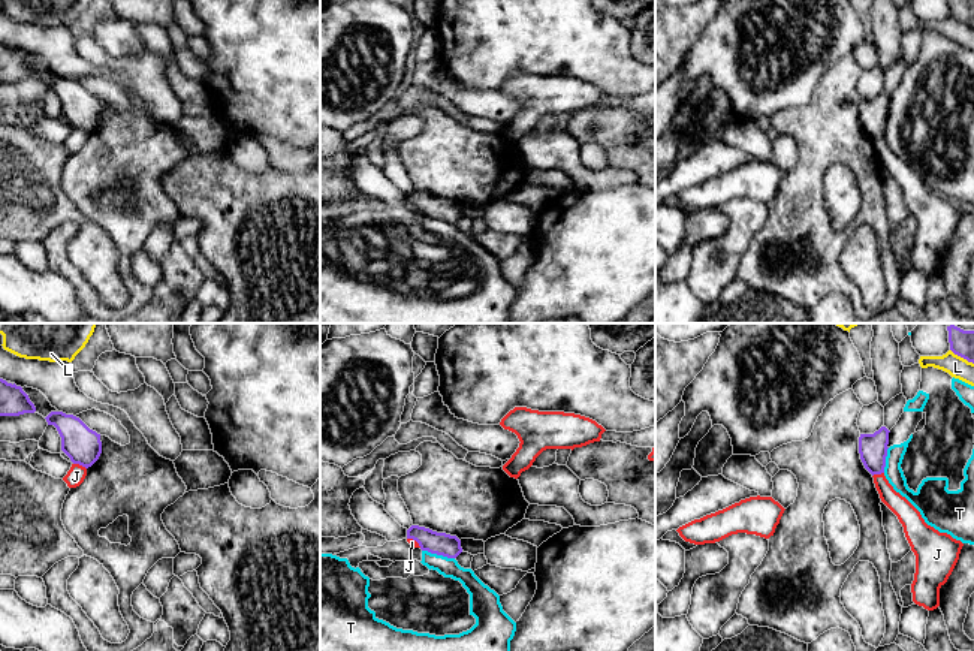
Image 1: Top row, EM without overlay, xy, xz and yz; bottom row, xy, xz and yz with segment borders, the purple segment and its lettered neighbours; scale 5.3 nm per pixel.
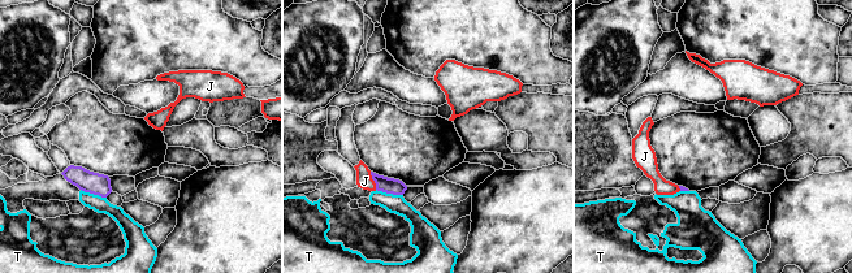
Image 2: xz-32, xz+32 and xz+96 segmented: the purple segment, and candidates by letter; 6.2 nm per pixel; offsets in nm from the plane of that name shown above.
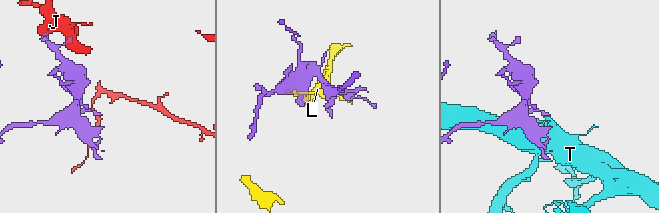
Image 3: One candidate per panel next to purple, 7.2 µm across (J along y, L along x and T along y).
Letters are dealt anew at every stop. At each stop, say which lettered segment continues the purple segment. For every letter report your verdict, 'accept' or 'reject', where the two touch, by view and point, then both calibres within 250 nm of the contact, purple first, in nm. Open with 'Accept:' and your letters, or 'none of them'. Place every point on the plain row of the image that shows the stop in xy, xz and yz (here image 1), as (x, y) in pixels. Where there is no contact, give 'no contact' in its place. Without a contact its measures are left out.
Accept: none of them
J: reject | xy (80, 129) | 190/100 nm
L: reject | yz (962, 21) | 120/120 nm
T: reject | xz (439, 219) | 120/110 nm

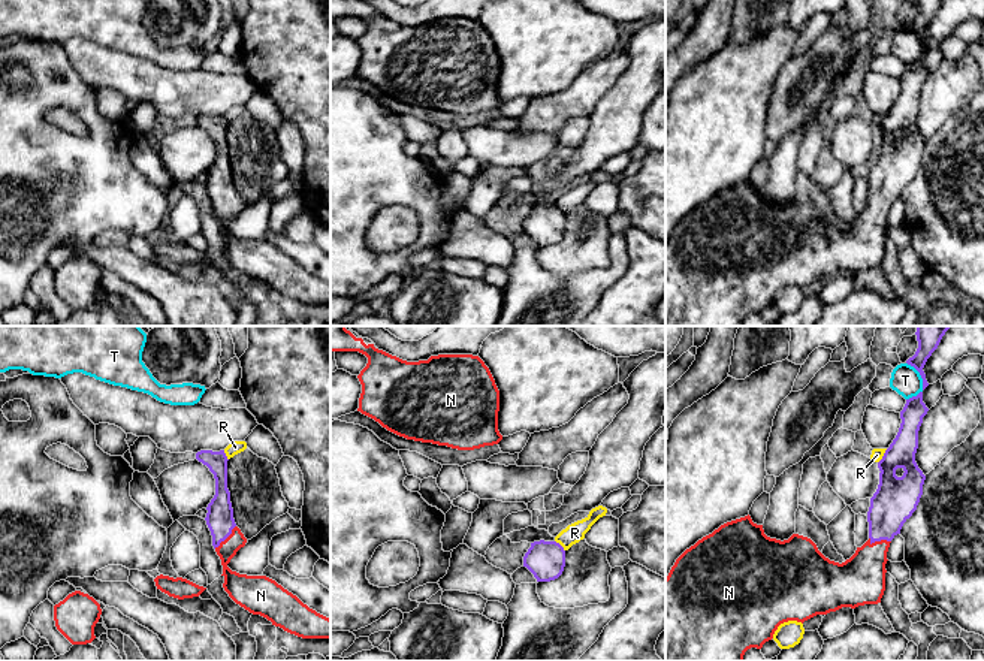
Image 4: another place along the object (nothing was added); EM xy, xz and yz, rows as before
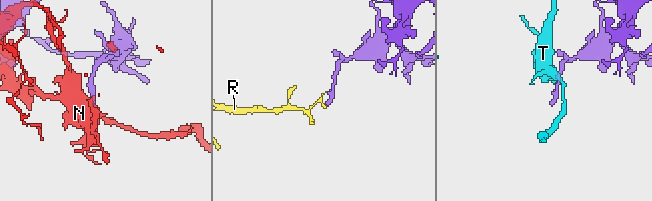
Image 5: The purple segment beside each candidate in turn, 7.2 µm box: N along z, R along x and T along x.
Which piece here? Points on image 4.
Accept: N
N: accept | yz (880, 205) | 240/260 nm
R: reject | yz (883, 121) | 240/70 nm
T: reject | yz (923, 47) | 100/160 nm

